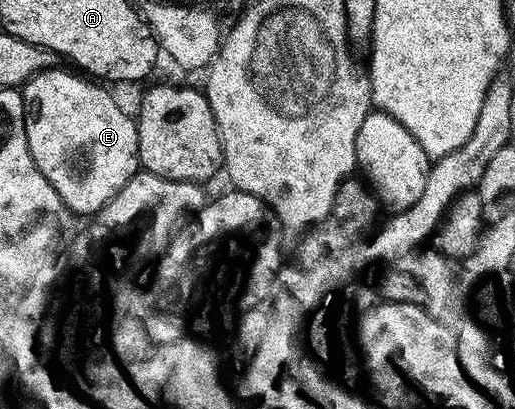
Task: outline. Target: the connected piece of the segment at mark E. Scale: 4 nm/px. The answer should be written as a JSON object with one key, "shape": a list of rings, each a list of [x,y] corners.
{"shape":[[[50,69],[40,71],[38,75],[34,75],[28,83],[23,87],[23,98],[27,104],[27,118],[25,121],[25,132],[27,133],[27,141],[29,142],[29,152],[35,161],[35,165],[43,173],[43,177],[47,177],[47,181],[51,181],[51,185],[55,189],[55,193],[59,193],[59,197],[64,201],[65,206],[78,217],[84,215],[96,216],[101,208],[109,203],[119,193],[119,189],[123,189],[123,185],[127,185],[127,181],[139,170],[139,160],[137,158],[137,125],[132,118],[125,116],[125,111],[104,91],[96,82],[90,81],[88,78],[82,77],[80,74],[74,73],[72,70],[61,71],[62,69]]]}

